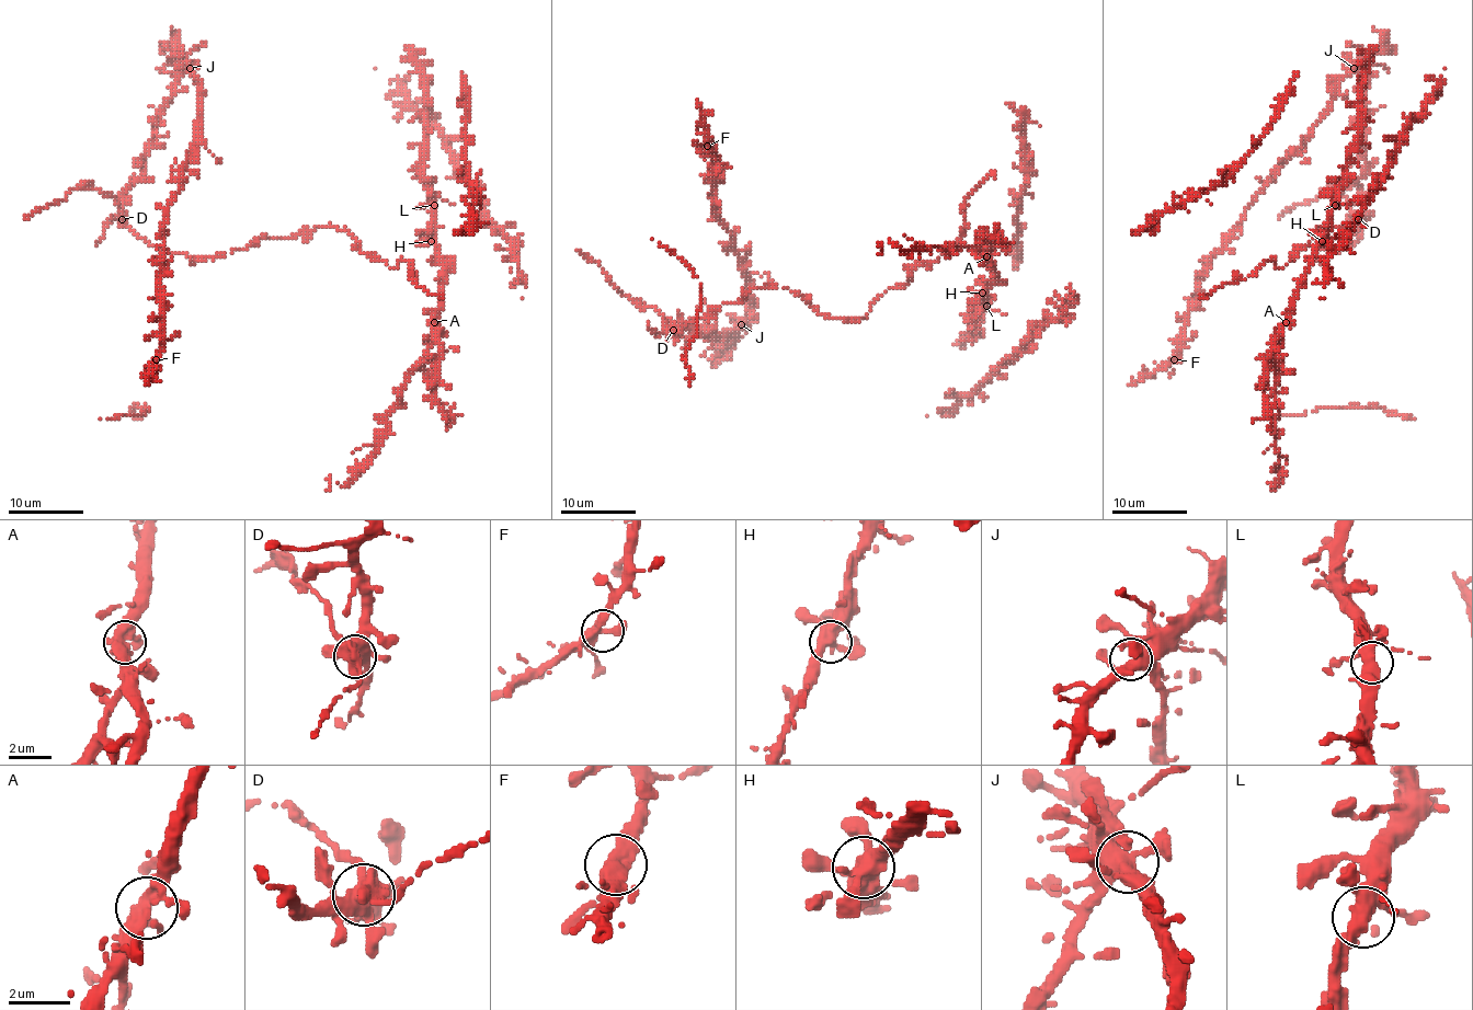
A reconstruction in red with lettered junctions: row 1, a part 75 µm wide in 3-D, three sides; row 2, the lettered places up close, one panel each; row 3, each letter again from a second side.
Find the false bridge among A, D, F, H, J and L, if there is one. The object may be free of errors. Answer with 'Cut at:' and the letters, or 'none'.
Cut at: D

